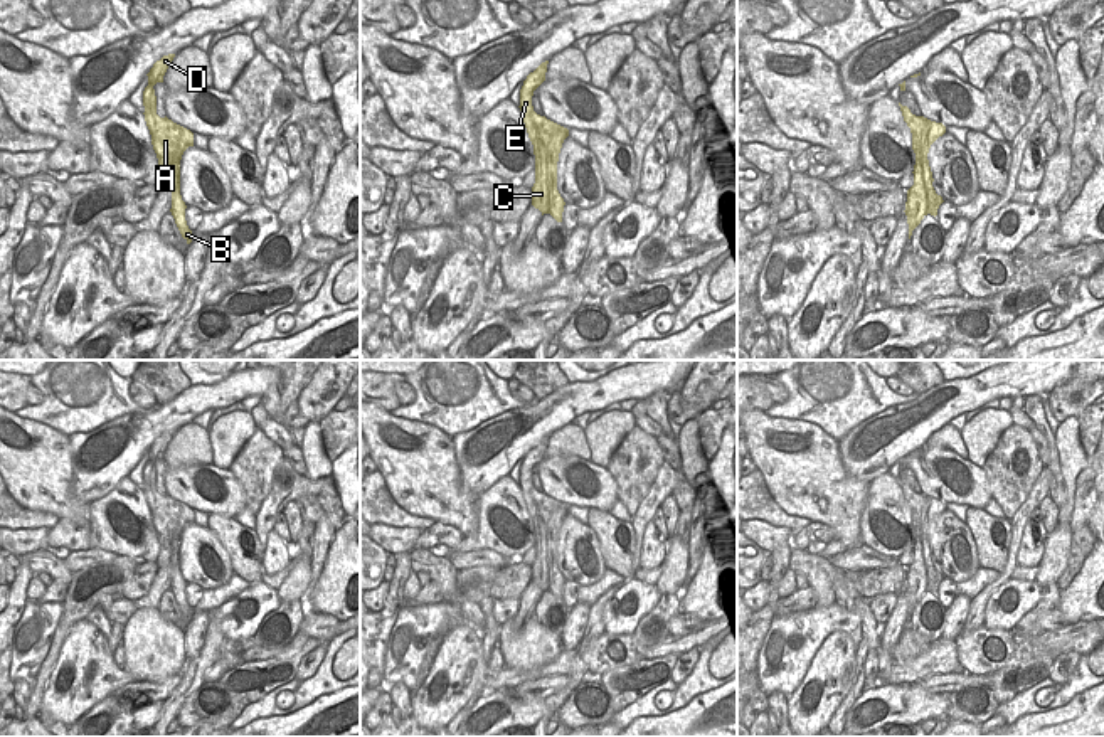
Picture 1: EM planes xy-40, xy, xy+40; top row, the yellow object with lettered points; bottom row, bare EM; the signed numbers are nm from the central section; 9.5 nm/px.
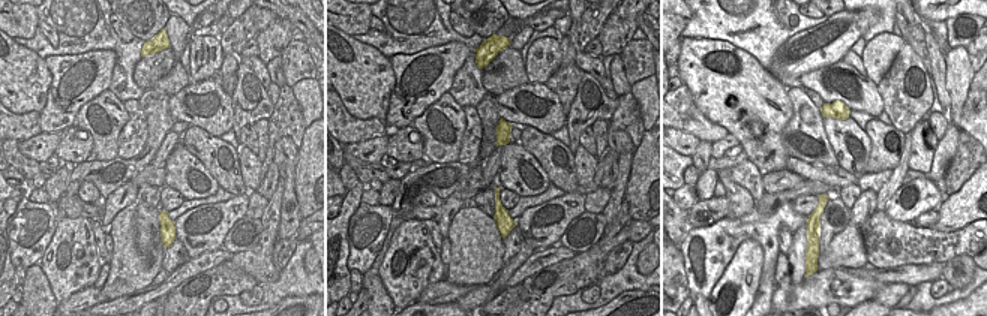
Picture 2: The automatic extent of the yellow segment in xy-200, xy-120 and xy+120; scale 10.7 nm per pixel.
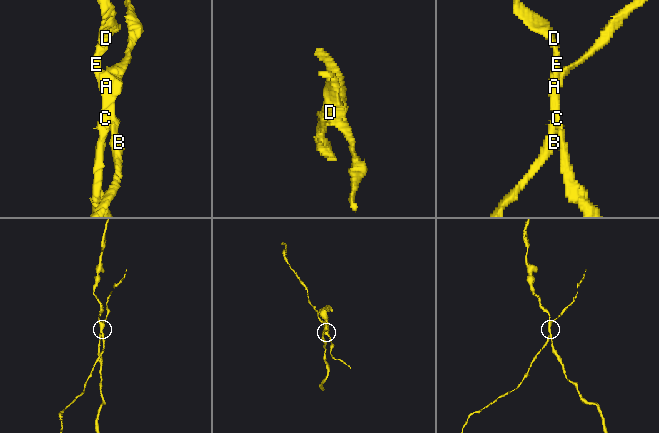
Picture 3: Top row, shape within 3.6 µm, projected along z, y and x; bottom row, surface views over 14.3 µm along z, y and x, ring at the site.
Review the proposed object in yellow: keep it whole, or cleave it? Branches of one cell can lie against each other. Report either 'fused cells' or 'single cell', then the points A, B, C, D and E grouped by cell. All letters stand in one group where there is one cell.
fused cells; groups A C D E / B

